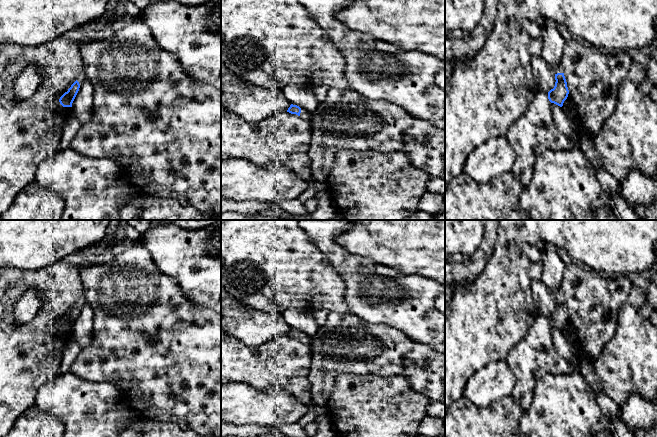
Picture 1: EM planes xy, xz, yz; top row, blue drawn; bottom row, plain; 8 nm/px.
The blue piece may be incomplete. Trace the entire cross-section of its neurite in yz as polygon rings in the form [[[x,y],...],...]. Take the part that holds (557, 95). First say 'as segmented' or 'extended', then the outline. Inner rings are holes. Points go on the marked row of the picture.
extended | [[[560,63],[553,69],[555,72],[556,82],[554,88],[548,92],[548,99],[551,103],[562,107],[569,94],[567,82],[564,76],[563,65]]]

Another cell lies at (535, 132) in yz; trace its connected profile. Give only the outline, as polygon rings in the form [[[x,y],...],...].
[[[538,90],[524,114],[511,125],[505,137],[516,153],[516,161],[511,173],[525,187],[532,181],[534,164],[539,155],[548,149],[571,150],[575,146],[572,139],[566,137],[557,129],[553,120],[548,93],[541,90]]]

